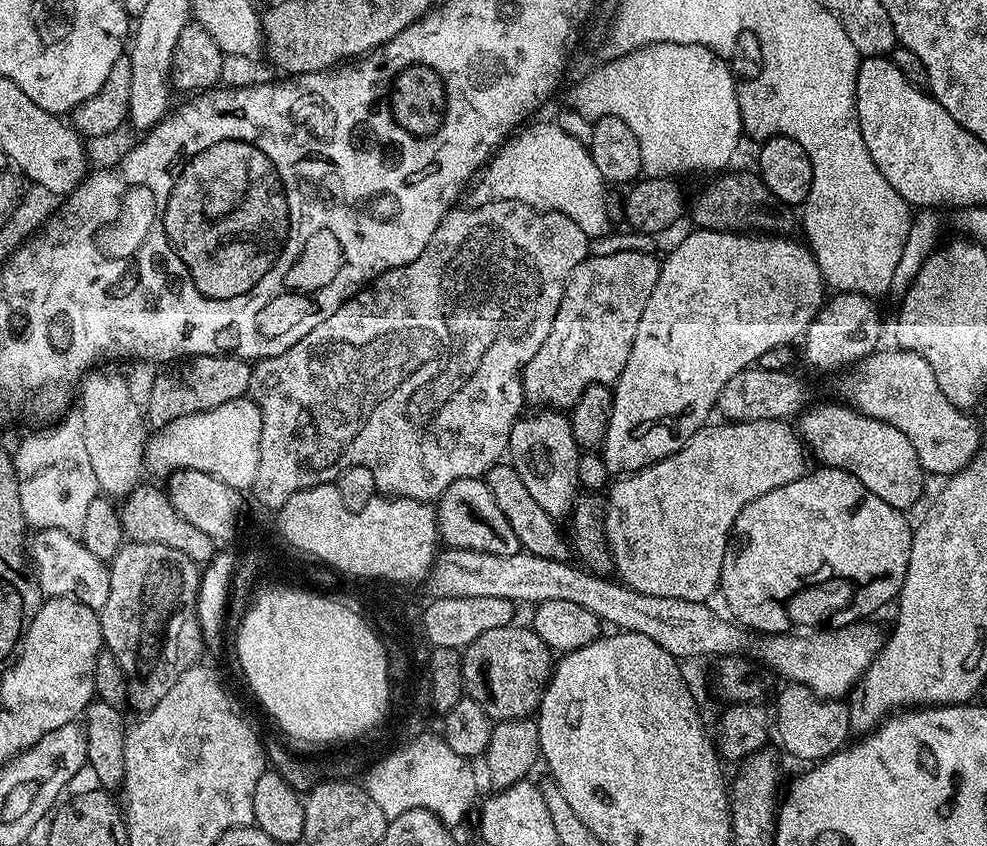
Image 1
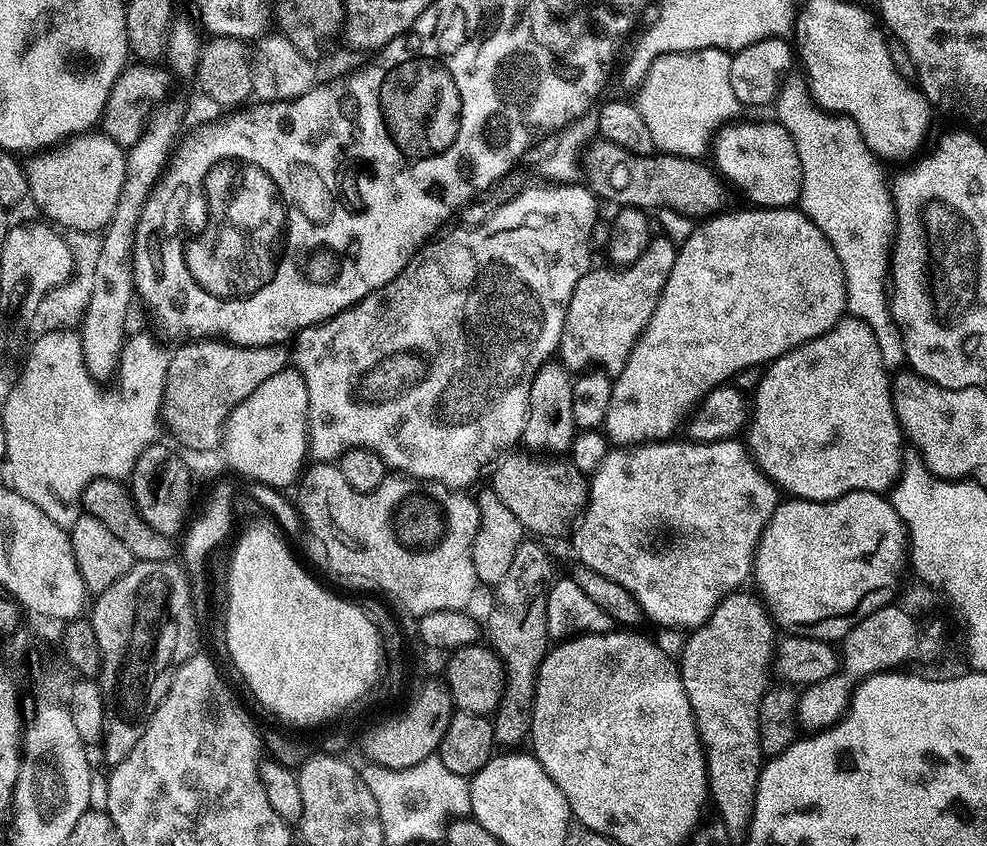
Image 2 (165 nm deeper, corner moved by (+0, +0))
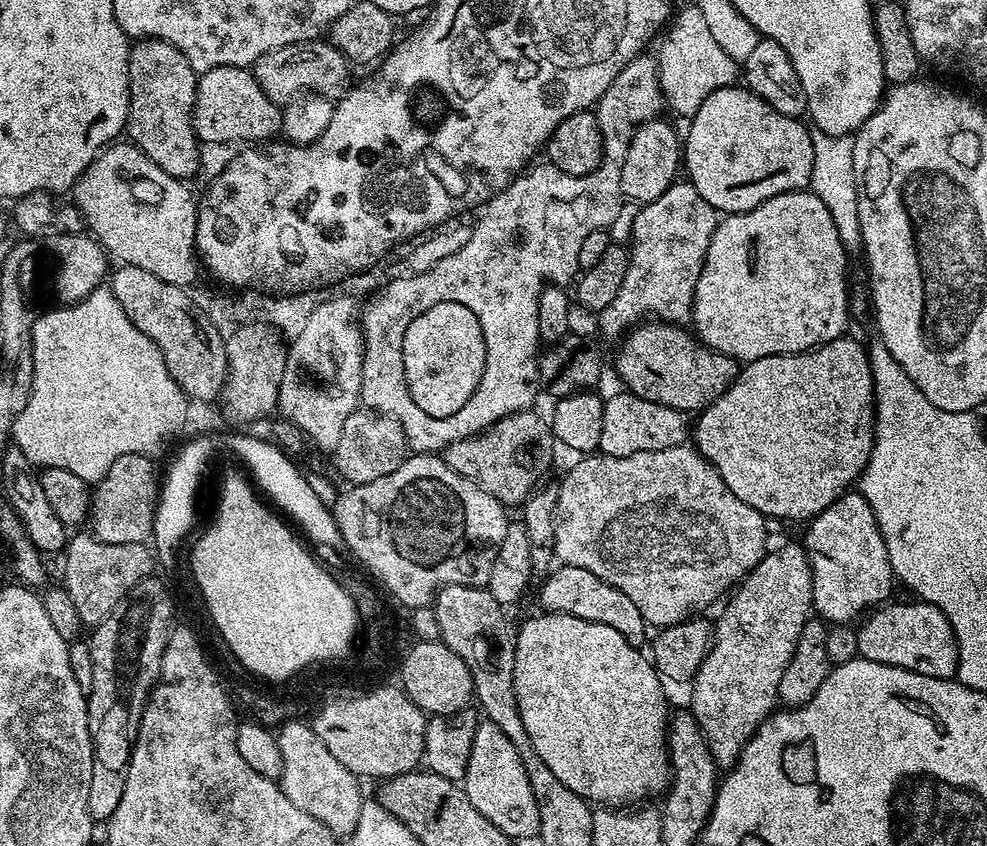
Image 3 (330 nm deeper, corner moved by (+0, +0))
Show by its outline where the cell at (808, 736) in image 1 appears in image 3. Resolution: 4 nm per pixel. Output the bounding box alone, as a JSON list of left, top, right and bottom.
[856,603,960,679]

